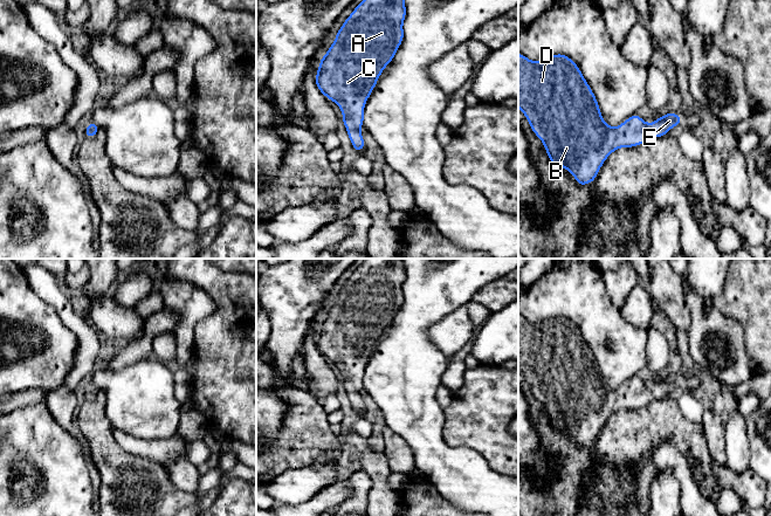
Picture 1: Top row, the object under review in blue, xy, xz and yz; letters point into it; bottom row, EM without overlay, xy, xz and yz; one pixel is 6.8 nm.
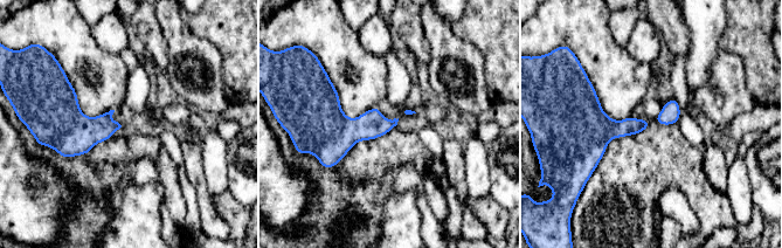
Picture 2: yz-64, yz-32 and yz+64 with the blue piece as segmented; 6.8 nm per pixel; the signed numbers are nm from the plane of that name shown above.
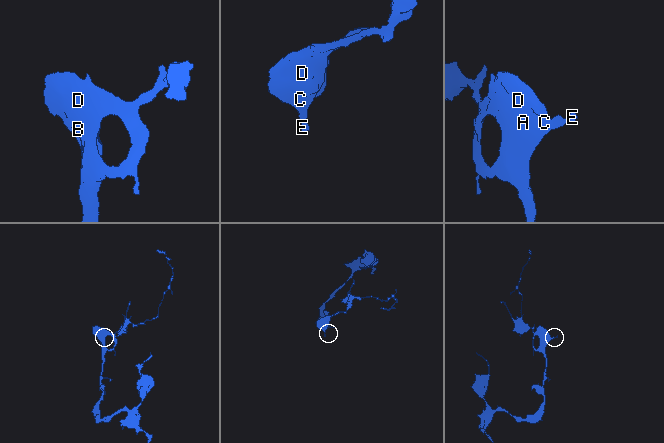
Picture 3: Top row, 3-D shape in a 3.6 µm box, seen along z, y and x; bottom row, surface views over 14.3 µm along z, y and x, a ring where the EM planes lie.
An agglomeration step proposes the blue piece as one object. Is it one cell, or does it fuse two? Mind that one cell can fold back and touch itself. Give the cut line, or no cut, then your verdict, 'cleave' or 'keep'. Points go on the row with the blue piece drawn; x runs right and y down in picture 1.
no cut | keep

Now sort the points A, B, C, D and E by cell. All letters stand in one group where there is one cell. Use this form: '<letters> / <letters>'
A B C D E

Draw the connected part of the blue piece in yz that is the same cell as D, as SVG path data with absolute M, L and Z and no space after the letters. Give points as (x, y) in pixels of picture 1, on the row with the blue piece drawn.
M518 53L518 108L543 142L551 164L569 170L579 186L594 181L613 151L641 145L653 137L663 137L672 128L682 124L679 113L669 112L652 124L635 113L617 128L608 126L579 67L564 54L533 62Z

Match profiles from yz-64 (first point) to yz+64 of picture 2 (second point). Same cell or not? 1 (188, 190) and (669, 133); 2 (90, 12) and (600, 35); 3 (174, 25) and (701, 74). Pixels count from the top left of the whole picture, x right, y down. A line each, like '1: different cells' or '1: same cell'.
1: different cells
2: different cells
3: different cells

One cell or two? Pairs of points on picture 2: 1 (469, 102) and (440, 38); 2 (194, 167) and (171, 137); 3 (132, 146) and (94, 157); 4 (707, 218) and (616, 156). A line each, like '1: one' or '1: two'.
1: one
2: two
3: one
4: one

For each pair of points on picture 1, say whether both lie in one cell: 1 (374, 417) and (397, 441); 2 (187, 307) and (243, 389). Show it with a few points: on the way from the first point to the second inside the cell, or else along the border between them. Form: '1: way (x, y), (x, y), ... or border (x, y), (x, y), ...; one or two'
1: border (385, 426), (383, 430), (383, 451); two
2: border (208, 296), (214, 309), (197, 324), (192, 349); two

